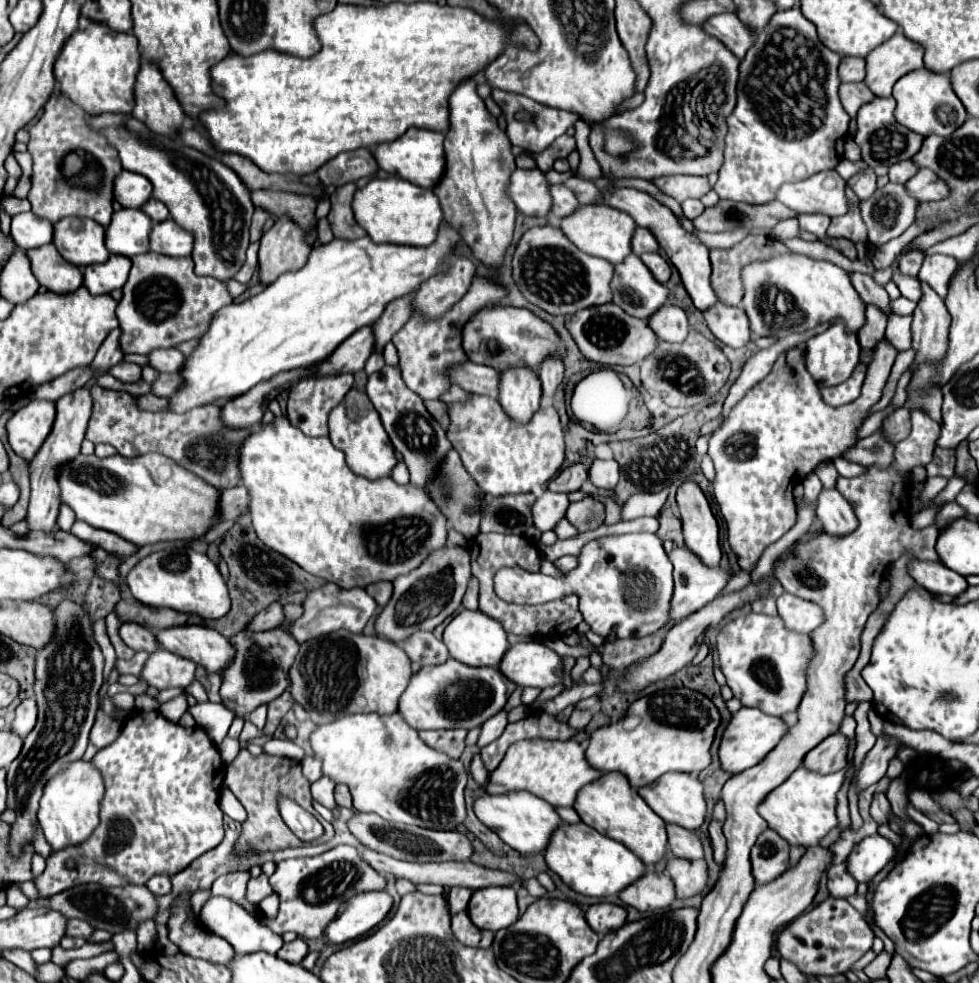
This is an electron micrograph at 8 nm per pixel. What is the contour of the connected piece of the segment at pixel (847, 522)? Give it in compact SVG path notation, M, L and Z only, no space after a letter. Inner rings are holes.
M823 488L817 498L817 520L825 532L841 536L857 526L857 516L837 488Z

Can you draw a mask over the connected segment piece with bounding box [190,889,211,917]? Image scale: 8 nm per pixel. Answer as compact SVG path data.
M210 889L208 890L198 890L195 894L192 895L190 902L191 902L191 909L193 910L194 915L196 917L199 916L199 912L203 906L203 904L208 900L209 896L211 895Z

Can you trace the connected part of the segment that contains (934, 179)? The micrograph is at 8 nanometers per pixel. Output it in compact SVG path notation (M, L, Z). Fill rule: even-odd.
M921 168L915 174L915 178L909 178L909 182L905 186L907 186L907 192L911 194L911 198L915 198L917 202L941 200L949 192L945 182L941 182L941 178L927 168Z

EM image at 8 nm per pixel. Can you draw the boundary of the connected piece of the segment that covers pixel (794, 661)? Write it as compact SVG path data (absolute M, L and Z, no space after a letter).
M739 614L735 620L725 620L715 638L721 672L729 688L743 706L755 706L773 716L783 716L799 708L807 690L807 668L815 650L807 634L795 634L783 626L783 620L767 614Z

